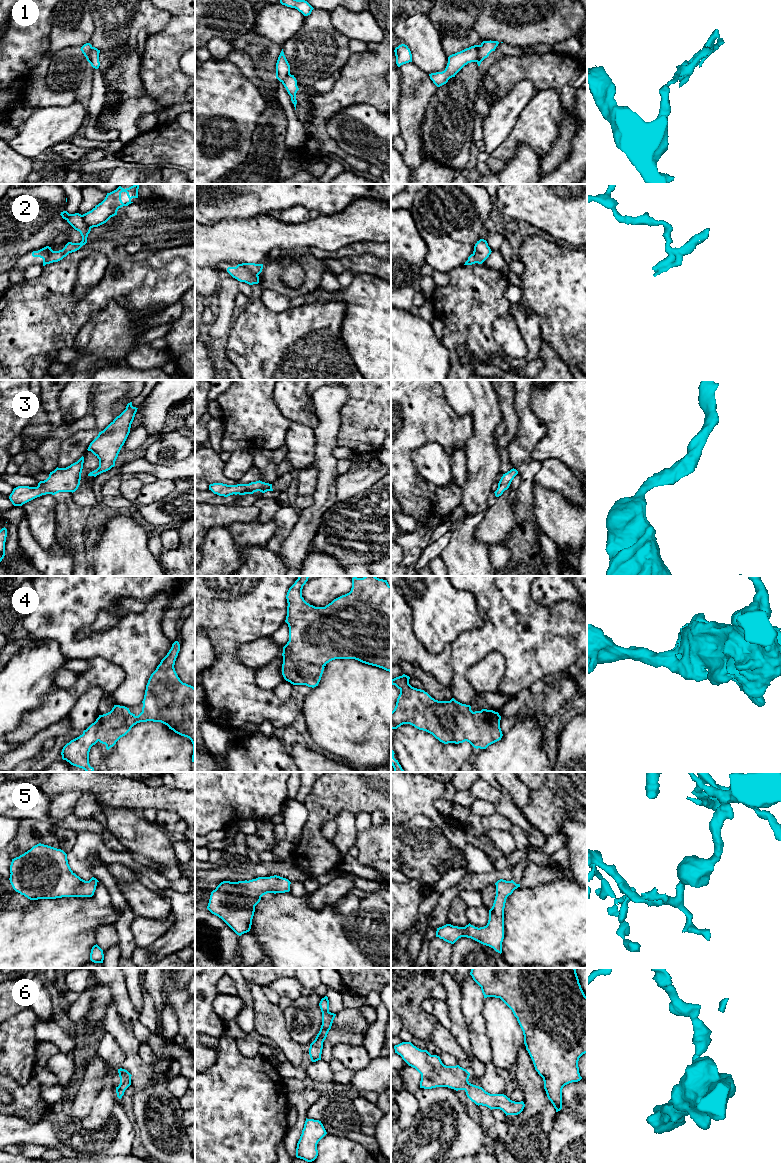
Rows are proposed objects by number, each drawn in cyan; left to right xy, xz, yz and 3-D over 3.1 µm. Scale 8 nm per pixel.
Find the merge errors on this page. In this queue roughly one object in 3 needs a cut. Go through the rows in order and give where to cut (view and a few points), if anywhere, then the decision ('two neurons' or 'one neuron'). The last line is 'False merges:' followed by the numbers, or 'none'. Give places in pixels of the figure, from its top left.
1: cut yz (481, 45), (476, 61); two neurons
2: cut xz (240, 264), (257, 275); two neurons
3: cut none; one neuron
4: cut none; one neuron
5: cut none; one neuron
6: cut none; one neuron
False merges: 1, 2

